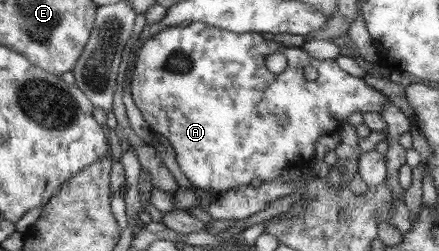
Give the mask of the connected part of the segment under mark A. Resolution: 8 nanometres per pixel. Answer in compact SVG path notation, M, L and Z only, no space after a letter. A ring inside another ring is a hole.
M191 23L190 25L178 25L160 30L157 34L150 36L145 40L138 50L138 56L135 59L134 74L131 79L131 94L140 109L142 117L148 123L148 127L154 135L162 135L166 137L176 152L176 160L184 176L190 181L190 184L204 191L214 192L215 194L223 194L226 191L238 187L246 187L251 184L252 180L260 179L264 181L272 181L278 179L282 174L282 170L287 166L295 166L300 169L308 166L314 160L315 145L322 135L328 135L338 131L341 122L346 116L359 112L384 112L386 104L389 100L381 91L376 90L368 85L364 79L350 76L348 72L344 72L335 59L318 60L306 50L300 47L286 47L278 44L274 40L266 40L260 33L234 33L227 29L216 28L214 26L203 23ZM280 52L286 56L288 67L281 74L273 74L266 68L265 61L268 54ZM312 66L318 72L318 79L315 81L306 80L304 77L304 68Z

